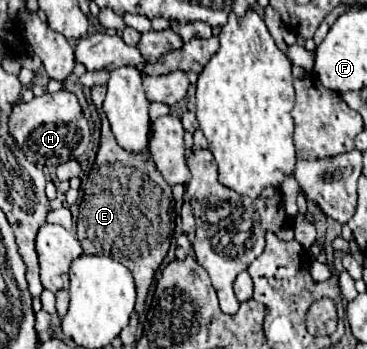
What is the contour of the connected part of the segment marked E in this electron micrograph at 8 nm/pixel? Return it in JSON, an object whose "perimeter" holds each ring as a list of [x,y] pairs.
{"perimeter":[[[101,113],[101,147],[97,151],[95,165],[91,167],[87,185],[83,187],[83,201],[77,219],[77,239],[85,255],[109,255],[127,265],[137,285],[135,313],[143,311],[147,291],[153,284],[155,271],[163,263],[171,231],[175,223],[165,209],[163,191],[171,189],[163,175],[157,171],[153,159],[147,153],[121,151],[105,115]]]}

